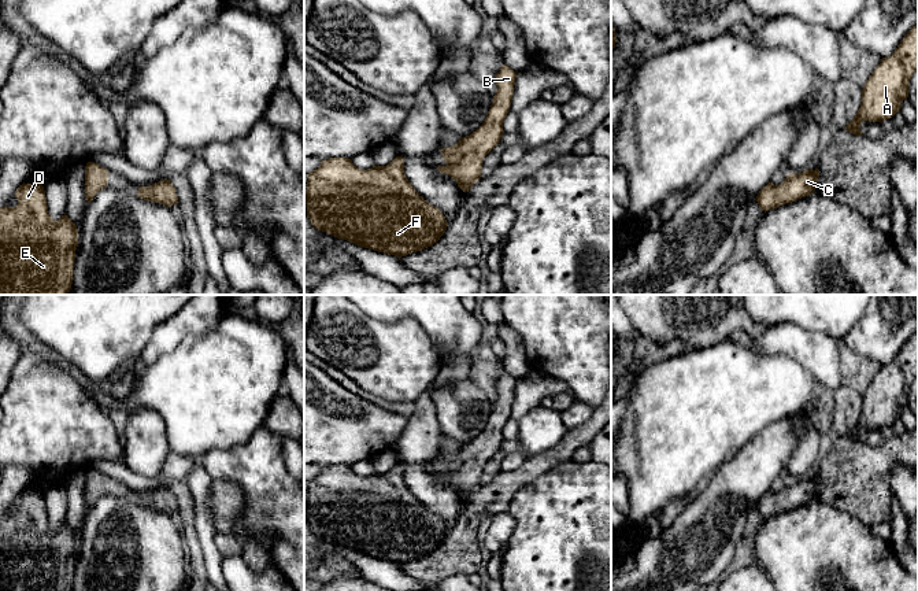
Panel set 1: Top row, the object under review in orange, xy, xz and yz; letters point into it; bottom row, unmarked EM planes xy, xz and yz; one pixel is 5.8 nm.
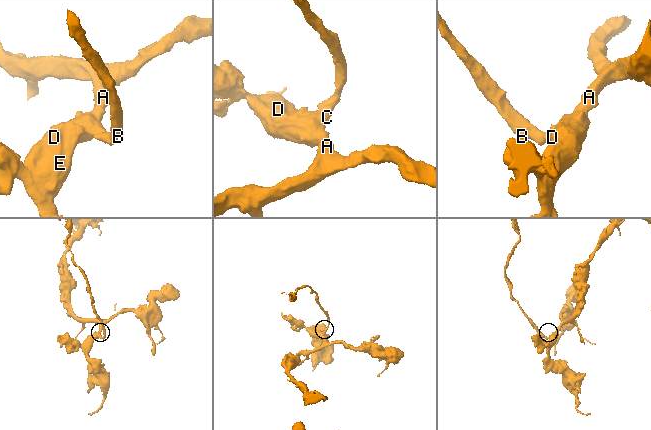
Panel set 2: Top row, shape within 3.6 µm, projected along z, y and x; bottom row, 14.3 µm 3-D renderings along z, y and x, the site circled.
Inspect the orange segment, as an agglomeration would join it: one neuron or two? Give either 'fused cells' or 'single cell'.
single cell

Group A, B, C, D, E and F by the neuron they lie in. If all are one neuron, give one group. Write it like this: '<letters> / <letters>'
A B C D E F

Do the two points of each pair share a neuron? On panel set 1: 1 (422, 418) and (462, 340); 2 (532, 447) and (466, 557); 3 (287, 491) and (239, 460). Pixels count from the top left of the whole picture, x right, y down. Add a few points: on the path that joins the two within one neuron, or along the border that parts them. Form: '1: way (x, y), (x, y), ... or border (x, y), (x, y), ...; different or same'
1: border (470, 357), (451, 357), (441, 365); different
2: border (556, 443), (526, 457); different
3: way (274, 488), (251, 465); same

